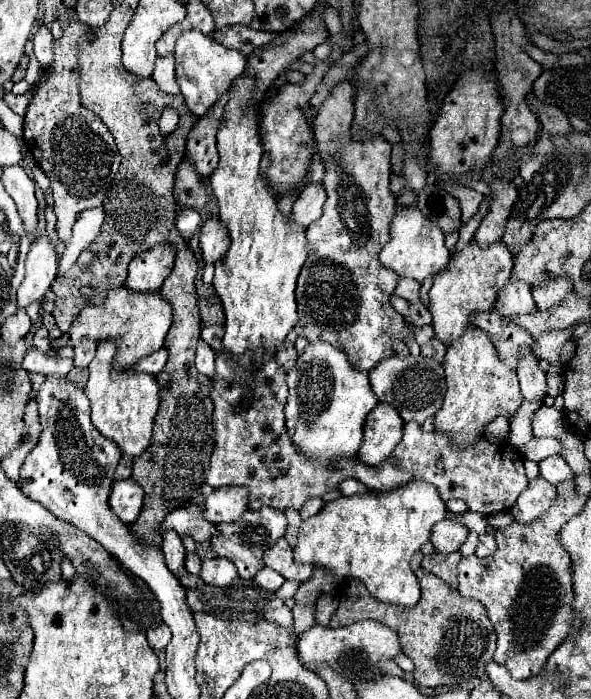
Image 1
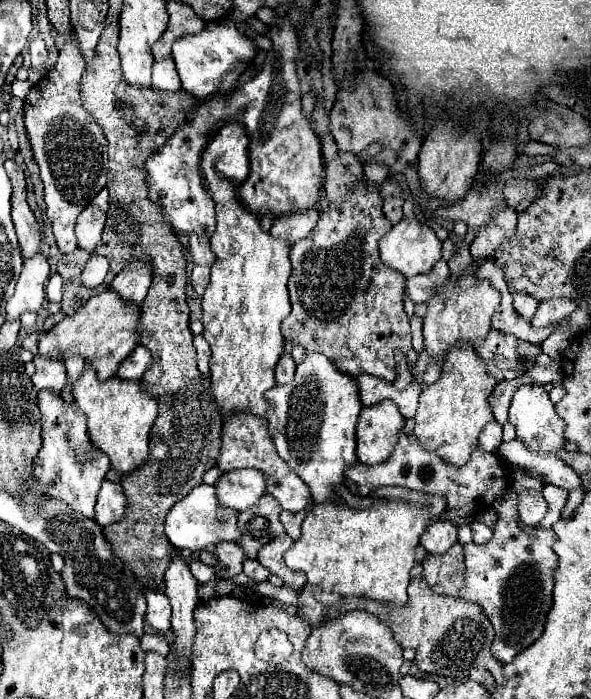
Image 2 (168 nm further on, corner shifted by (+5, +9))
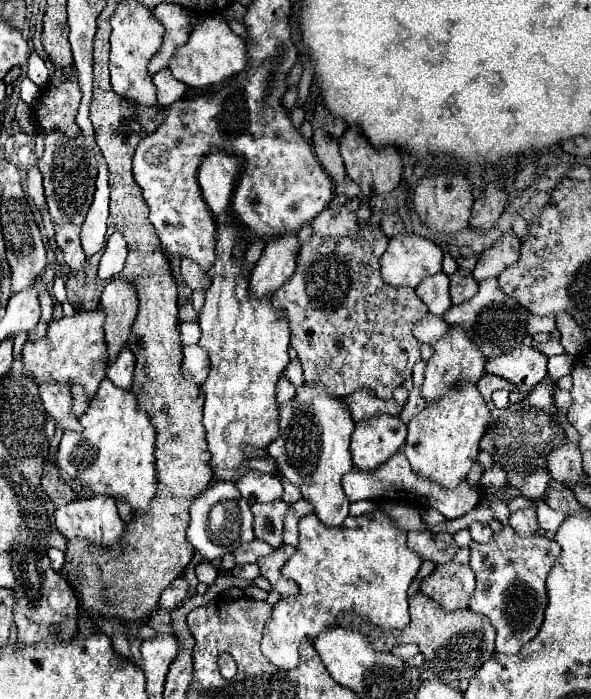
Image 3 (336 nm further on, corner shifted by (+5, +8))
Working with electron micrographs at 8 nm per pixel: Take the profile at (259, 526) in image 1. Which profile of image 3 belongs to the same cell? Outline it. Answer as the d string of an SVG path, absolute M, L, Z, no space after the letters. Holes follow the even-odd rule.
M273 501L273 503L253 503L251 511L255 515L253 529L255 537L269 543L273 549L283 545L281 533L283 533L283 519L289 511L289 505L285 501Z

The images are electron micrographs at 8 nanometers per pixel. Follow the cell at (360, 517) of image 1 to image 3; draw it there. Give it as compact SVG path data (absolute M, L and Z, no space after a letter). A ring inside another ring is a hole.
M371 511L359 517L347 517L341 527L325 527L317 515L307 515L299 521L299 545L293 557L285 563L283 575L299 585L299 595L291 599L277 601L271 611L271 619L265 623L261 653L281 669L295 669L299 665L299 645L313 641L323 629L335 627L337 617L345 611L355 611L357 615L369 619L371 625L379 629L403 629L409 623L407 611L407 589L415 579L421 557L407 547L405 531L397 529L393 521L381 513Z

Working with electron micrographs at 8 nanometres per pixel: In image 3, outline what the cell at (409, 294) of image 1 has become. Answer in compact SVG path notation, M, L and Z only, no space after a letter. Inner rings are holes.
M437 273L435 277L427 277L415 293L419 299L427 305L427 309L433 315L443 315L451 307L451 297L449 297L449 277L445 273Z

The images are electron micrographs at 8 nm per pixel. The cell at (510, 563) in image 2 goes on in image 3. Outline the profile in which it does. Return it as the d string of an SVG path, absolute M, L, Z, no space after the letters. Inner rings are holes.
M509 499L495 501L491 509L495 517L503 523L503 531L493 535L485 545L471 541L471 569L477 575L477 587L469 601L469 609L485 615L497 631L497 651L511 655L519 653L519 649L529 643L541 629L543 613L547 607L545 595L545 577L553 569L557 557L561 555L561 547L543 537L519 537L511 527L507 527L507 509Z

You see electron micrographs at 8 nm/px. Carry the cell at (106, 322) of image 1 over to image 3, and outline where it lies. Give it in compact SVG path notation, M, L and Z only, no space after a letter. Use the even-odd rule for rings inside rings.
M103 309L95 311L77 311L73 317L61 317L59 321L51 321L47 335L39 341L27 341L23 345L23 365L29 375L37 383L59 383L59 385L81 385L85 391L87 401L97 393L99 383L105 377L107 367L107 349L105 349L105 335L103 335L105 313Z

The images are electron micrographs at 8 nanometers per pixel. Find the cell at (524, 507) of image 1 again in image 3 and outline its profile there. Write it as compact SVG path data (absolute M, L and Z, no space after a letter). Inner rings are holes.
M529 507L529 509L521 509L521 511L511 513L509 525L511 525L511 527L515 529L515 533L519 533L519 535L535 535L537 529L539 529L535 509Z

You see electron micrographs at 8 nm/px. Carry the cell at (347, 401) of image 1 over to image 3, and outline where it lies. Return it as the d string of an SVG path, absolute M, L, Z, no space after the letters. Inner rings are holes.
M303 385L291 403L279 409L279 439L273 441L267 453L277 461L281 475L299 487L301 495L311 501L315 515L327 527L339 527L349 515L349 499L341 479L353 469L349 441L355 423L343 401L323 393L317 387Z

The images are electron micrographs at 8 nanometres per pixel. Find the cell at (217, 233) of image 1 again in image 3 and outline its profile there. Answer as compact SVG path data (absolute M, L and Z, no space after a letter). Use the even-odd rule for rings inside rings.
M187 259L181 261L181 275L183 275L183 279L191 291L197 291L197 289L205 291L209 287L207 273L203 273L203 269L193 261L187 261Z

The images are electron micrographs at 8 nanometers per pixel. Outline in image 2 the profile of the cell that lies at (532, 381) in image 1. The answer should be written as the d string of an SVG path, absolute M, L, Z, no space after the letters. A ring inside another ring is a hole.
M523 384L511 400L511 408L509 408L509 422L515 426L517 436L527 444L529 450L535 452L549 452L555 454L557 448L565 442L563 436L563 420L555 414L555 406L549 400L547 392L543 390L543 384Z

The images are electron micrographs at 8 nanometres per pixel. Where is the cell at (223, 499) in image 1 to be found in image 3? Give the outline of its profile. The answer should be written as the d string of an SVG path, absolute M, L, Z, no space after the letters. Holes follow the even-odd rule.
M249 471L235 485L247 503L271 503L283 497L283 483L279 475Z

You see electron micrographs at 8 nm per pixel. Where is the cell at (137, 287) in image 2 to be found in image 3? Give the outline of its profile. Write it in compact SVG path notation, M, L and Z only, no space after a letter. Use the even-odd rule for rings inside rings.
M119 277L113 279L101 295L101 307L107 315L103 329L107 343L107 359L111 365L111 361L115 361L119 351L125 347L137 315L137 293L133 283Z

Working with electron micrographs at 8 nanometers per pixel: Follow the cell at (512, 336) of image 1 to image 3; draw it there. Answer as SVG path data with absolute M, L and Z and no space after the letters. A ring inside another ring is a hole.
M519 345L509 353L489 359L485 373L503 377L513 383L519 393L529 393L547 375L547 357L527 345Z

